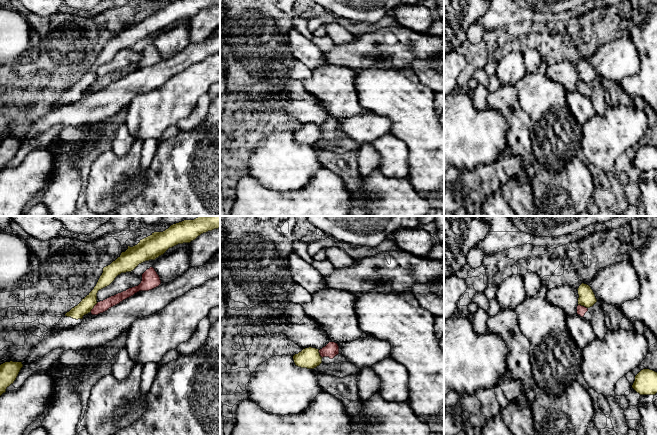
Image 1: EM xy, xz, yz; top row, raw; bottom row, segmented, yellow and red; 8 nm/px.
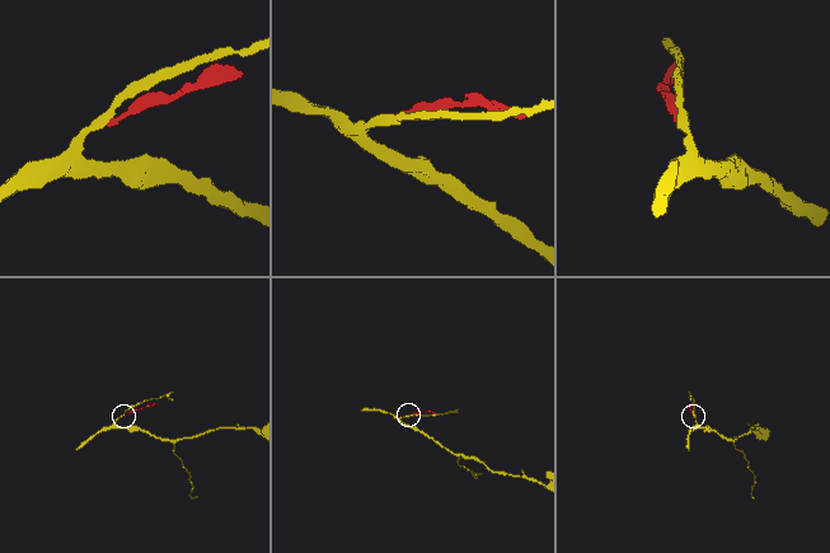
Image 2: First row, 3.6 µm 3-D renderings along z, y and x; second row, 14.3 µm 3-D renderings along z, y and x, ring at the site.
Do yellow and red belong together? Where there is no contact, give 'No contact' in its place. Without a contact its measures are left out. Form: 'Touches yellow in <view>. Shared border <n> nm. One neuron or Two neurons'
Touches yellow in xy. Shared border 100 nm. Two neurons

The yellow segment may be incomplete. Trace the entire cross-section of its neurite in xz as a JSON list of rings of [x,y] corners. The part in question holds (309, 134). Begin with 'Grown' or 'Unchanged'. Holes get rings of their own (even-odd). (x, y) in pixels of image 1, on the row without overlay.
Unchanged. [[[312,123],[305,124],[298,130],[295,130],[293,136],[296,142],[307,145],[314,145],[322,139],[319,125]]]

